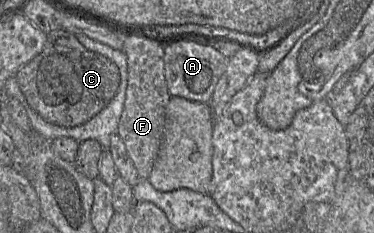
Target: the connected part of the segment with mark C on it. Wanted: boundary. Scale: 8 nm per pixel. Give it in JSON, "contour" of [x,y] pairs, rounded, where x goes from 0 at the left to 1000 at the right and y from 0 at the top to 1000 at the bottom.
{"contour":[[[176,129],[126,142],[112,219],[51,296],[51,373],[83,464],[120,519],[163,545],[219,536],[305,421],[321,361],[313,279],[286,245],[233,215]]]}

